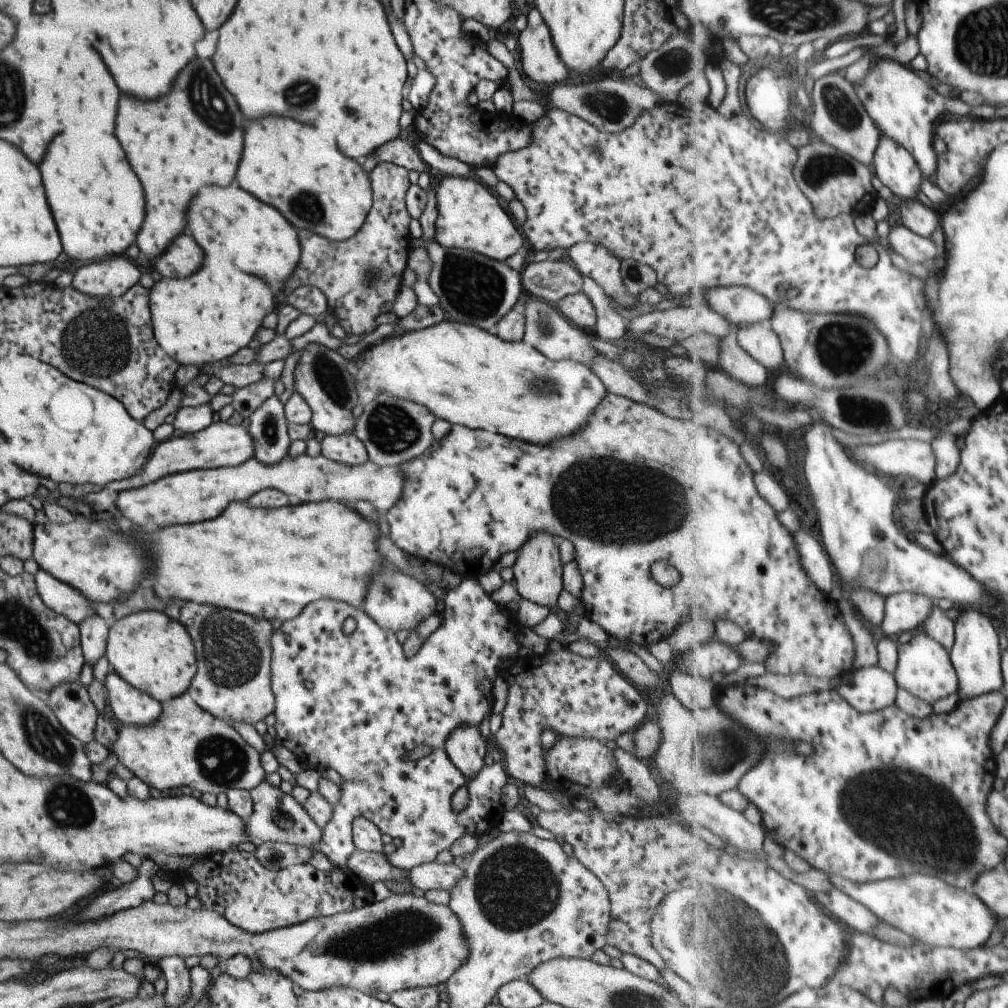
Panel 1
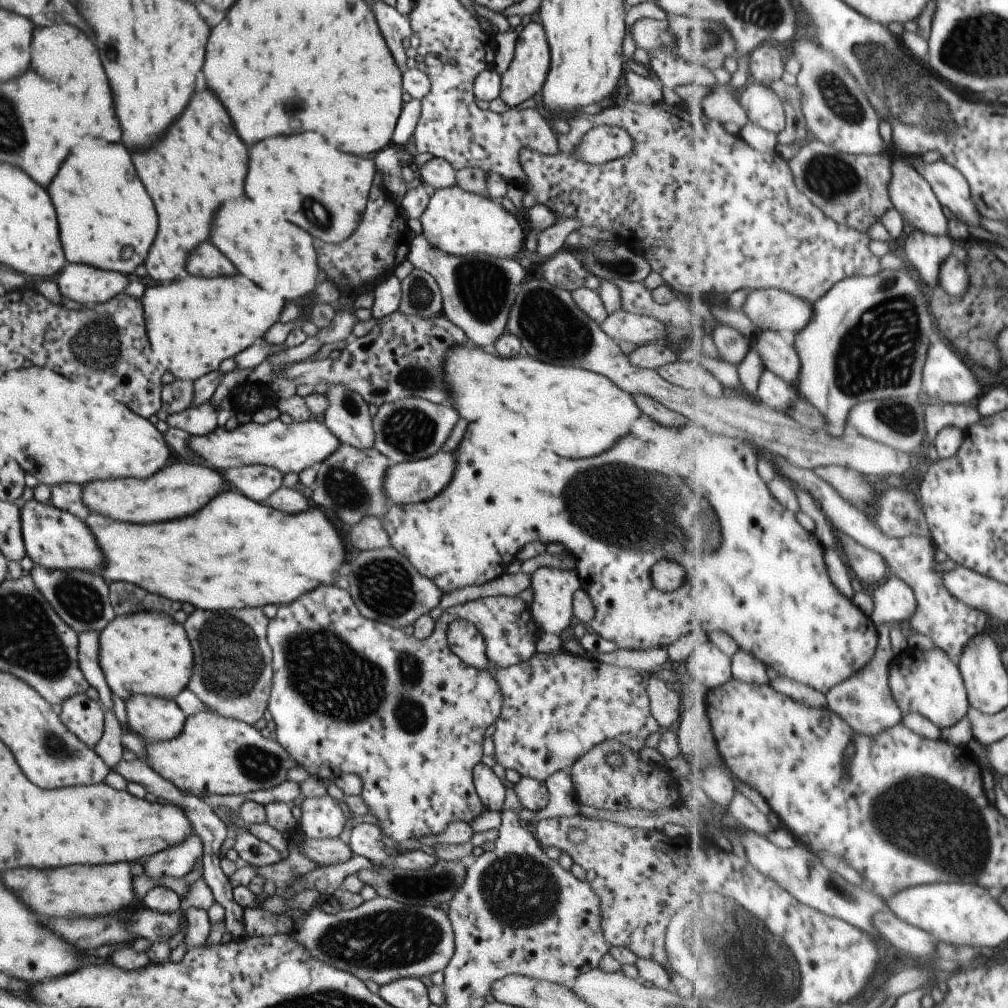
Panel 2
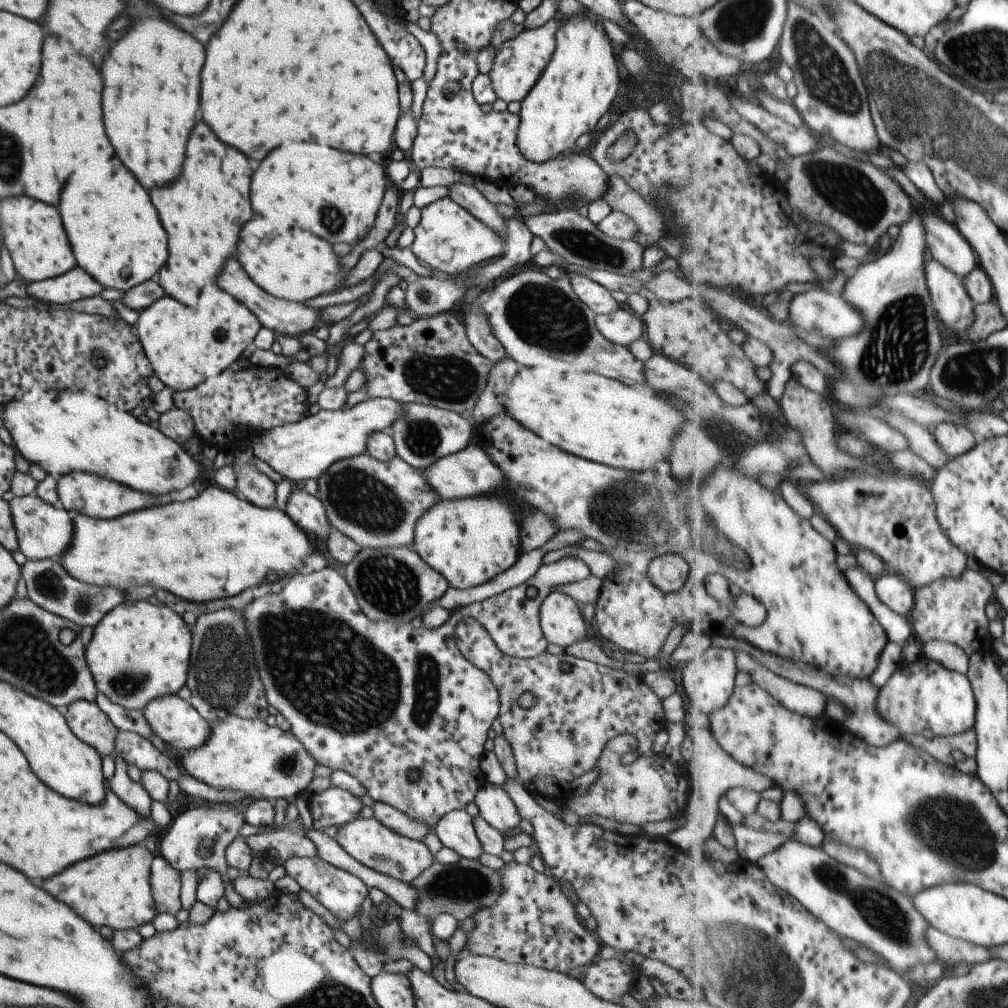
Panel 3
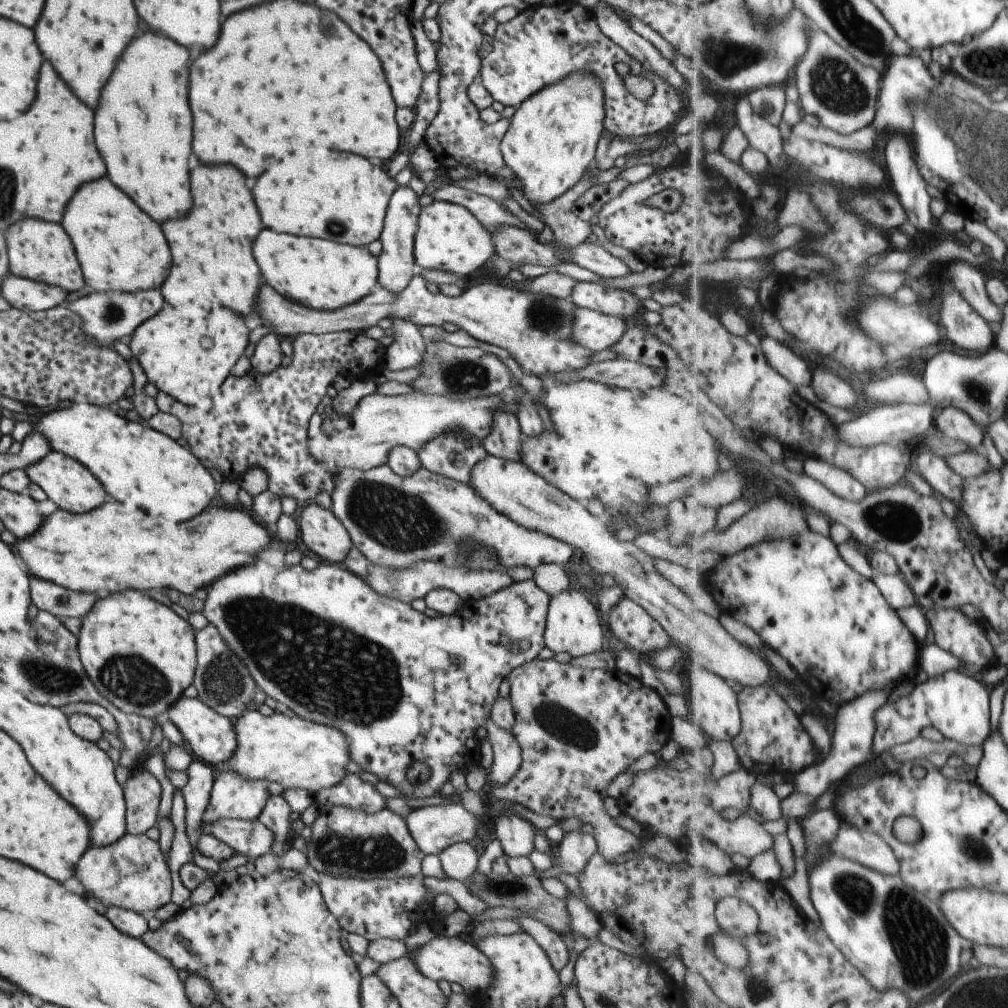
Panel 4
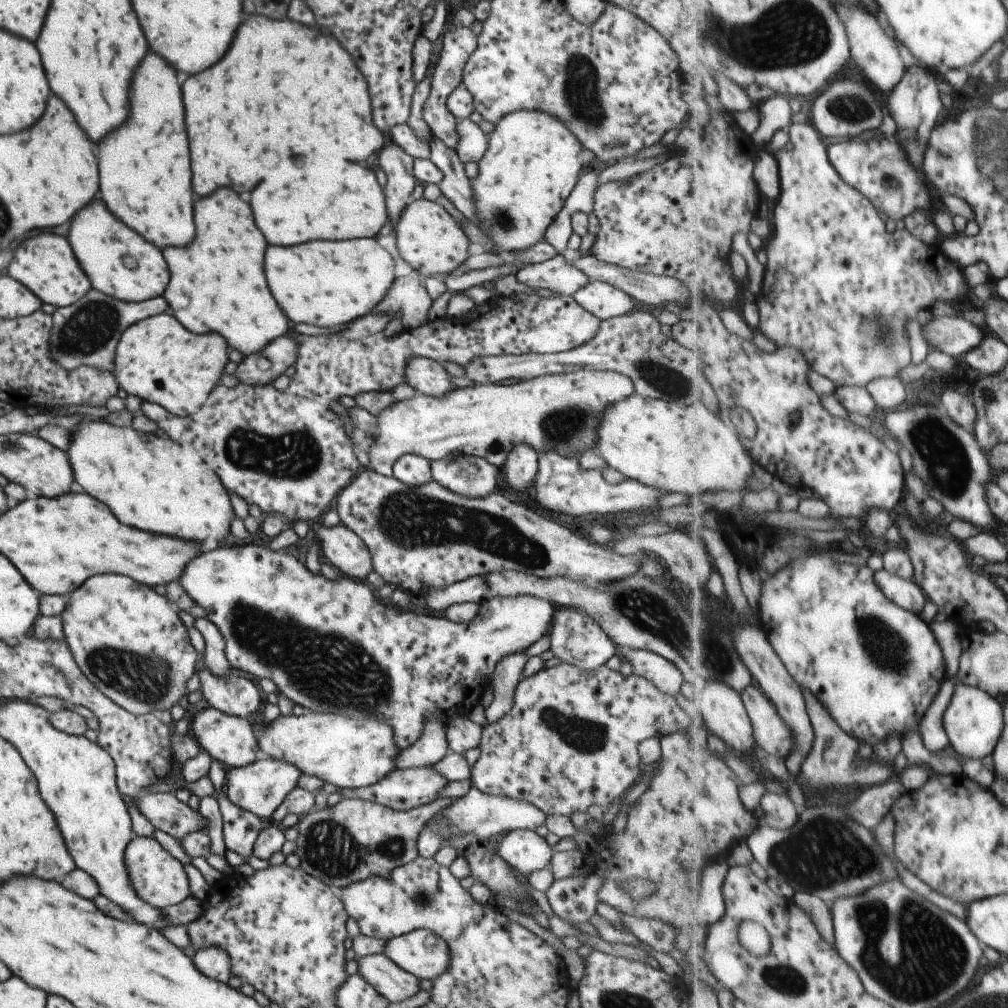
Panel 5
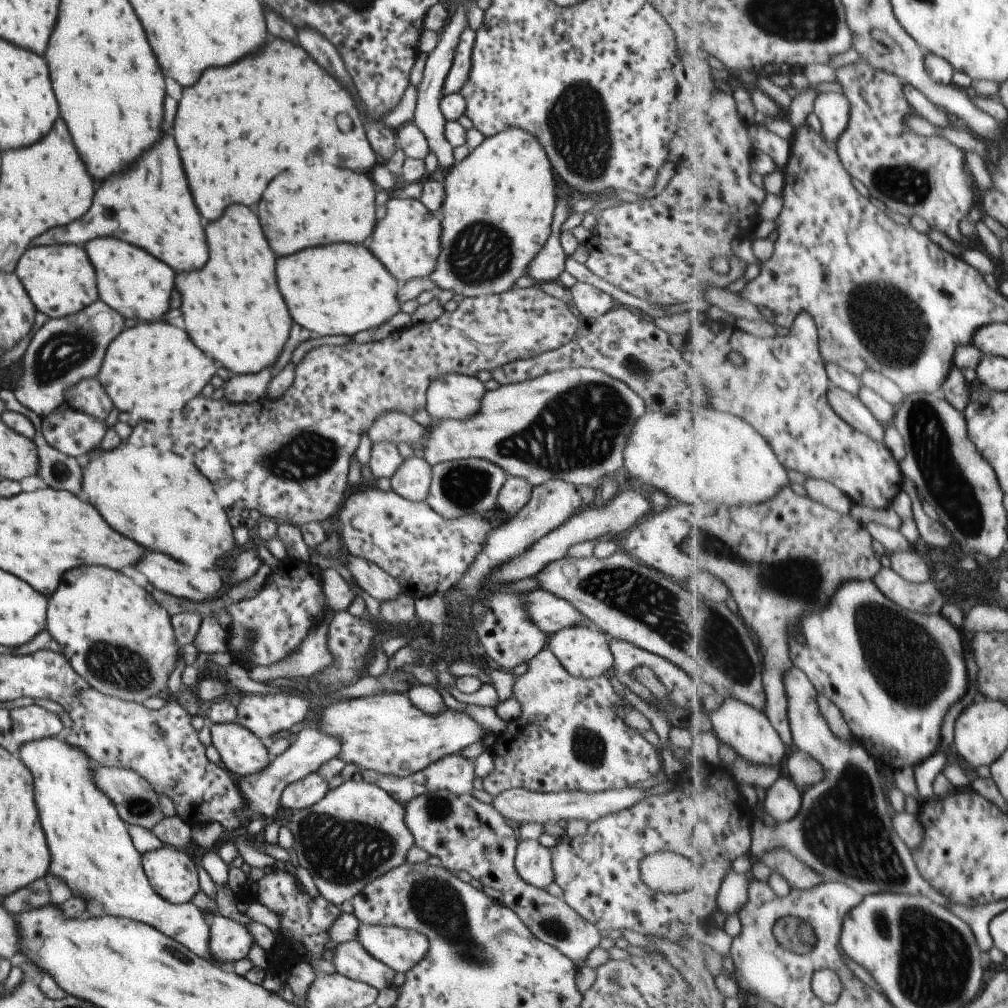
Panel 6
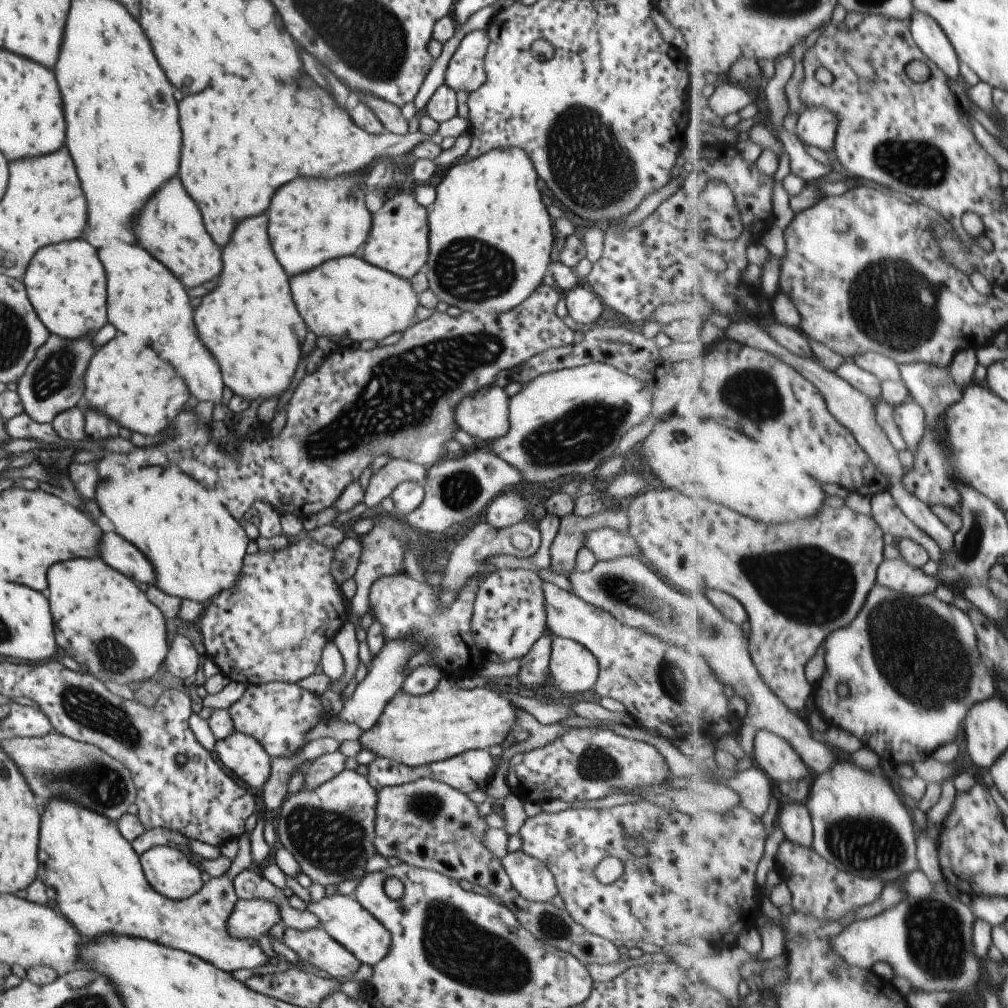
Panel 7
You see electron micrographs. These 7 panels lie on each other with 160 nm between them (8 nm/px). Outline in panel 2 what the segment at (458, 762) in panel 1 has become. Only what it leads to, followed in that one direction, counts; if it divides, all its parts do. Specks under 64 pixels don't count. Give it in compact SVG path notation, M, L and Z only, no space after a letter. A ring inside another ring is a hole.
M479 762L471 768L471 778L484 810L499 812L505 798L505 787L493 773L492 768L487 768L485 764Z

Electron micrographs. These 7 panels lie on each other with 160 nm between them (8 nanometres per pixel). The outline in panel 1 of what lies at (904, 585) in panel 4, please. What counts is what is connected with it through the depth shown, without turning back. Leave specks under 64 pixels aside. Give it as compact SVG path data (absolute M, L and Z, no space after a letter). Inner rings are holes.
M909 591L891 594L886 598L884 621L880 626L880 633L890 639L895 639L902 632L919 631L936 606L932 598Z

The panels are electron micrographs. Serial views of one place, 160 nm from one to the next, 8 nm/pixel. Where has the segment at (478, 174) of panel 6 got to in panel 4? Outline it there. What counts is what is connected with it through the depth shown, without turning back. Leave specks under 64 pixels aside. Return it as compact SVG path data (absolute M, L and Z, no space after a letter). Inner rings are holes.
M584 70L571 71L570 75L544 86L523 99L508 119L508 127L500 142L502 161L521 180L523 192L529 202L549 202L571 188L582 178L594 160L597 141L603 134L604 92L598 78Z

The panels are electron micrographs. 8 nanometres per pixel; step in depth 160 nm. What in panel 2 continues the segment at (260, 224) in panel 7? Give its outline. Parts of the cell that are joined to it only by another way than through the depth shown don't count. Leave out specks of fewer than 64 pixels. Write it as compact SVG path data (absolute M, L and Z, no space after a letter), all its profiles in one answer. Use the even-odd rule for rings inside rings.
M203 88L201 92L195 92L189 98L185 110L171 122L171 126L167 126L163 138L159 138L159 142L155 142L155 146L149 146L147 150L129 152L129 154L131 154L131 162L135 166L135 172L143 184L143 188L147 190L149 198L153 200L153 206L157 212L157 222L159 222L155 240L151 244L151 250L147 250L147 258L145 258L143 266L145 266L147 274L151 276L151 280L155 280L159 284L167 284L177 278L187 278L189 274L183 270L185 256L197 242L207 240L211 214L223 200L235 200L243 194L243 178L245 178L245 170L247 170L247 148L237 138L233 124L231 124L227 112L223 110L221 102L215 98L215 94L211 90Z

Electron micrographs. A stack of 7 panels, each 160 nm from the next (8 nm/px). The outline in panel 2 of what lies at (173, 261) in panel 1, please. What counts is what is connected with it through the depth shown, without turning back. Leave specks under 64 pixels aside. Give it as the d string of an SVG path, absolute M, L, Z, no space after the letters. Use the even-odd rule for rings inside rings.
M201 242L197 244L189 254L187 254L187 270L191 276L221 276L221 274L233 274L233 266L229 264L229 260L219 254L219 250L215 250L209 242Z

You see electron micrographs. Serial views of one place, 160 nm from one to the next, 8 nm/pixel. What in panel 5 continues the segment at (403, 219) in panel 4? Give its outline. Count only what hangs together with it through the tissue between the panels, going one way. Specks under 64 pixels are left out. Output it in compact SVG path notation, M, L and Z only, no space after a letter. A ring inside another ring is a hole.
M388 140L377 154L377 158L381 170L387 176L382 193L393 228L405 207L411 202L410 194L417 182L412 173L414 157Z

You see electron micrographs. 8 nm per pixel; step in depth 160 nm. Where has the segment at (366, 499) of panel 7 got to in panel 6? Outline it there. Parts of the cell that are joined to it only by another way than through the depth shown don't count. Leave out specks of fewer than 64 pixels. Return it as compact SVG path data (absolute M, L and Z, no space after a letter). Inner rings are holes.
M389 441L372 442L370 446L369 470L371 470L371 481L378 478L390 478L403 462L395 443Z

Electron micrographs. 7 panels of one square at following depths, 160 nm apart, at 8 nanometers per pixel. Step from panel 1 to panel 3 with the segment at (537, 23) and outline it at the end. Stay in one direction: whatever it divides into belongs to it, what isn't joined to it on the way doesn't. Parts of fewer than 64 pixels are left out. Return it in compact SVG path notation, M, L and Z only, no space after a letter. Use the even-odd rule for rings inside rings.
M549 19L545 24L534 29L522 30L516 37L499 46L493 66L488 73L495 96L506 103L520 100L526 96L547 66L554 49L554 32L561 21Z

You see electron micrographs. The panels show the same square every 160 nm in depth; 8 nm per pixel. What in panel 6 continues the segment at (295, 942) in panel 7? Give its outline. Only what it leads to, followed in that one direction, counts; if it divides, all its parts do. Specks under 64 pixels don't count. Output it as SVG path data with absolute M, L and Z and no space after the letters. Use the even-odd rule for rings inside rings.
M357 941L339 943L333 956L335 973L368 984L374 989L392 985L395 971L373 958Z

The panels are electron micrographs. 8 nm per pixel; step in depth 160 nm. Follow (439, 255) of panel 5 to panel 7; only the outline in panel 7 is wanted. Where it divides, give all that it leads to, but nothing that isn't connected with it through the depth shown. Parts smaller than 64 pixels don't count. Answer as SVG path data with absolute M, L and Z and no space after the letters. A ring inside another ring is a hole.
M392 191L381 208L370 214L370 229L361 258L403 280L422 270L428 255L427 209L417 204L409 192Z

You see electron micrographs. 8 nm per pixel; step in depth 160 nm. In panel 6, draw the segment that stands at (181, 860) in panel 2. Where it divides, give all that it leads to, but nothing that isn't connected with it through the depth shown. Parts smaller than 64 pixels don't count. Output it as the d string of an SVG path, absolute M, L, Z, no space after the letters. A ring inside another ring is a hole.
M302 728L293 735L290 746L281 754L273 756L264 769L240 778L237 788L245 800L246 808L262 816L267 816L268 819L274 819L275 813L280 807L282 790L287 785L315 773L321 764L336 756L339 747L336 739L317 732L315 728Z

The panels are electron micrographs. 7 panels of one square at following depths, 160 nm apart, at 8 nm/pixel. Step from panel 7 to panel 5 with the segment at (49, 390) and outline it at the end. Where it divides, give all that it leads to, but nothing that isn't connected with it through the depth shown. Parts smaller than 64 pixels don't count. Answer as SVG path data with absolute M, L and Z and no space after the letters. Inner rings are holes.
M90 288L73 304L56 308L51 314L52 325L48 338L50 357L67 370L89 364L91 367L111 371L121 333L128 326L153 314L159 314L165 308L167 302L161 296L139 302L125 302Z

